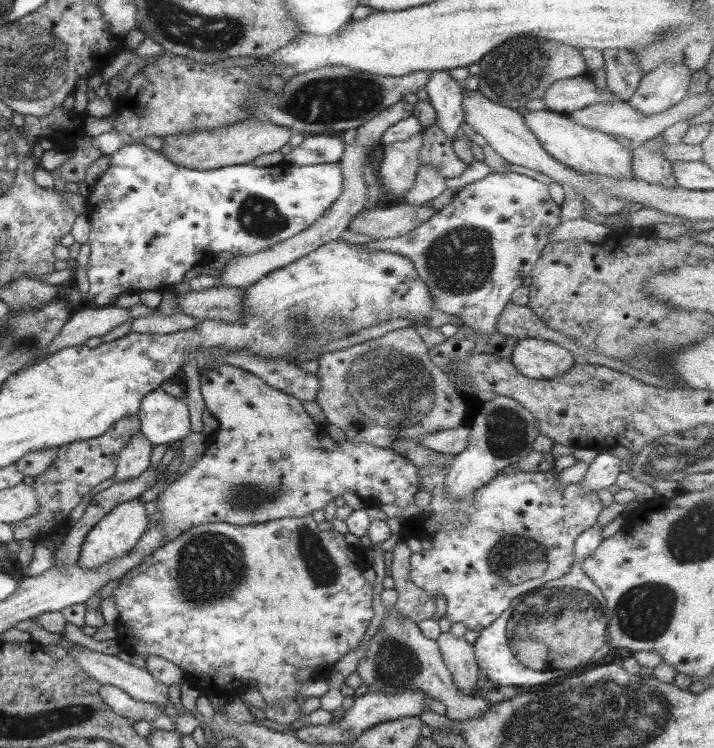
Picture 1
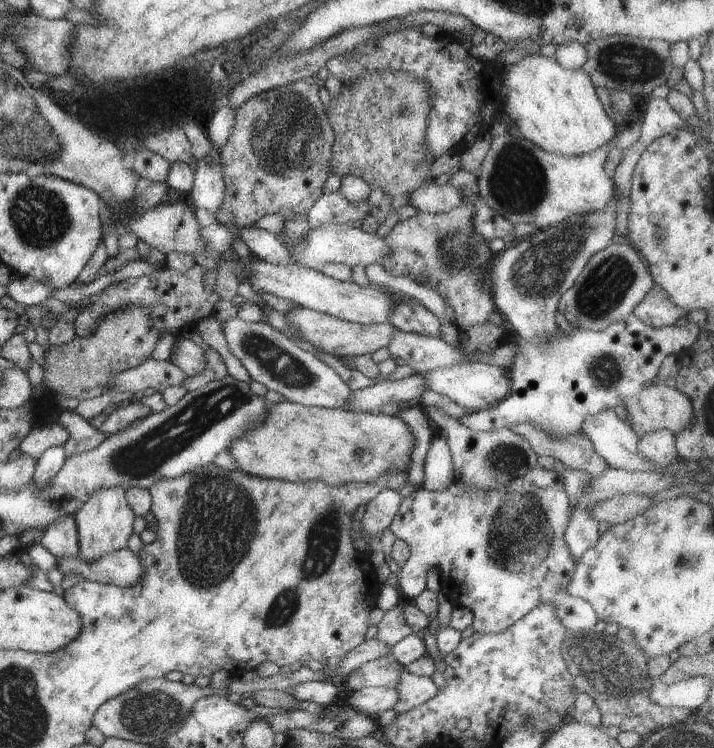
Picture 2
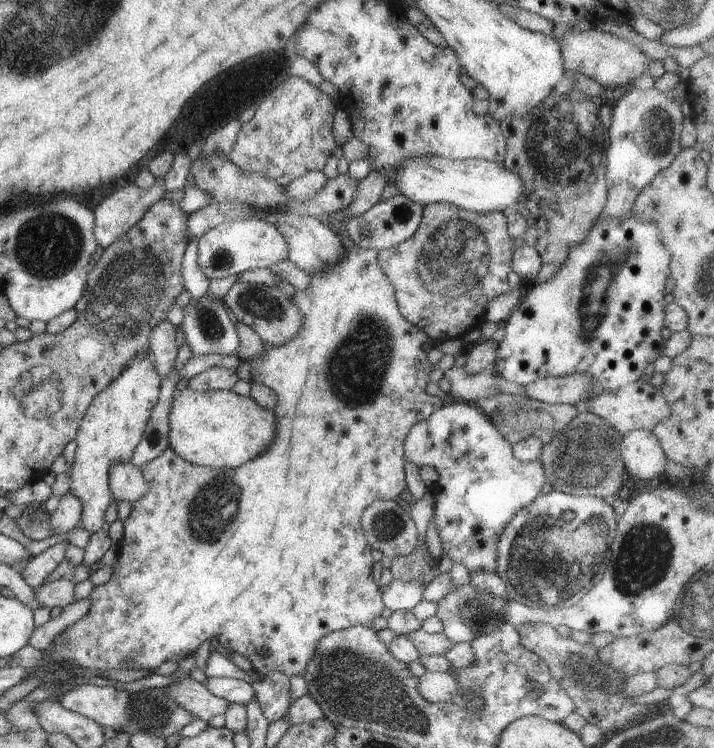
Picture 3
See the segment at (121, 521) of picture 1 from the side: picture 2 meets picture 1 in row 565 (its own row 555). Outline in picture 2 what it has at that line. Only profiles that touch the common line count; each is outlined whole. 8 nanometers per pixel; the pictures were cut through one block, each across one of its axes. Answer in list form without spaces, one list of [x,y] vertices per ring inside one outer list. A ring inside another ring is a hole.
[[[122,486],[100,488],[90,494],[90,498],[76,510],[75,521],[78,529],[80,550],[77,556],[82,560],[94,562],[104,554],[126,548],[128,538],[134,530],[134,511],[130,508]]]

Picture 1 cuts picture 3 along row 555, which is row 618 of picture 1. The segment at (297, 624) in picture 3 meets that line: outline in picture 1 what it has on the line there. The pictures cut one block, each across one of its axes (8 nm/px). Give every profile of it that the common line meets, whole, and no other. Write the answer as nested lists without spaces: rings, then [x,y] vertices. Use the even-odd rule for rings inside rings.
[[[310,515],[303,518],[282,518],[280,520],[274,520],[263,524],[249,526],[235,526],[226,522],[216,522],[190,528],[180,537],[162,544],[162,547],[158,547],[158,549],[156,549],[156,551],[154,551],[150,557],[146,557],[142,563],[136,565],[136,567],[126,573],[124,578],[118,581],[118,586],[114,588],[112,596],[114,597],[116,610],[118,610],[118,620],[122,622],[122,624],[126,624],[126,628],[128,628],[128,630],[126,630],[126,644],[132,644],[132,648],[134,648],[134,652],[136,652],[138,656],[146,659],[148,654],[156,654],[161,656],[161,658],[172,662],[175,666],[178,666],[184,672],[184,674],[190,674],[190,676],[196,676],[196,678],[200,678],[200,676],[210,676],[210,682],[212,682],[212,684],[218,684],[218,686],[230,688],[228,692],[230,692],[232,698],[235,696],[241,697],[243,692],[249,688],[249,684],[256,684],[256,689],[258,689],[258,692],[262,694],[266,702],[263,710],[267,716],[267,719],[278,722],[278,724],[289,725],[296,719],[303,718],[302,716],[298,716],[298,711],[300,711],[302,699],[299,699],[297,694],[303,681],[296,679],[295,673],[300,672],[300,670],[312,670],[312,677],[315,677],[321,667],[324,667],[325,665],[328,667],[334,666],[336,663],[342,660],[344,655],[348,654],[350,649],[356,650],[356,648],[358,648],[363,643],[366,628],[370,626],[370,622],[372,622],[372,617],[374,616],[374,609],[372,609],[372,594],[374,594],[374,589],[372,587],[373,584],[370,581],[367,581],[362,575],[362,571],[366,565],[366,556],[360,547],[348,544],[345,541],[345,536],[334,531],[333,529],[328,530],[327,532],[322,532],[322,530],[318,529],[317,523]]]

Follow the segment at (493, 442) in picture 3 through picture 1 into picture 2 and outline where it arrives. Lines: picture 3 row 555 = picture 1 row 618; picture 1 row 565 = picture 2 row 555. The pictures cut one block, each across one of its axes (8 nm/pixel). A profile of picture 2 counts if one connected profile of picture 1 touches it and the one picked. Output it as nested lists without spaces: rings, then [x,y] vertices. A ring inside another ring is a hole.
[[[537,466],[532,470],[526,472],[522,476],[513,478],[506,486],[500,486],[500,488],[494,488],[493,490],[468,490],[464,491],[464,486],[452,482],[446,490],[442,491],[430,491],[427,489],[415,489],[409,496],[404,497],[392,524],[389,528],[392,534],[397,539],[405,540],[410,547],[410,556],[404,564],[401,565],[401,572],[399,577],[400,590],[402,590],[401,599],[411,601],[419,596],[424,590],[427,589],[427,572],[430,568],[440,568],[441,579],[441,591],[448,598],[448,601],[455,606],[463,606],[468,608],[472,612],[473,623],[471,624],[475,632],[482,632],[482,634],[498,633],[502,630],[506,630],[508,626],[512,626],[515,621],[520,620],[523,616],[526,616],[528,612],[532,612],[538,604],[552,604],[556,608],[556,616],[560,618],[560,622],[564,624],[564,628],[571,629],[572,631],[588,631],[593,630],[596,623],[599,621],[597,618],[597,612],[594,612],[594,608],[590,606],[590,602],[582,600],[575,596],[570,596],[566,592],[568,584],[572,582],[572,574],[576,570],[576,559],[572,556],[568,544],[564,540],[564,530],[570,522],[570,504],[571,498],[568,496],[564,486],[564,478],[558,472],[553,470],[547,470],[546,468]]]

